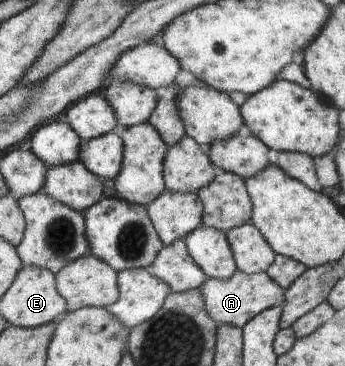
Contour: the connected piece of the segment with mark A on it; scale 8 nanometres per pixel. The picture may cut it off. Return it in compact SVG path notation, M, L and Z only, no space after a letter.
M236 271L230 280L207 278L198 289L202 292L205 308L212 320L217 324L232 324L238 328L242 328L248 320L252 320L254 316L258 316L268 308L274 306L282 308L286 291L280 288L266 272L248 274L242 271Z

